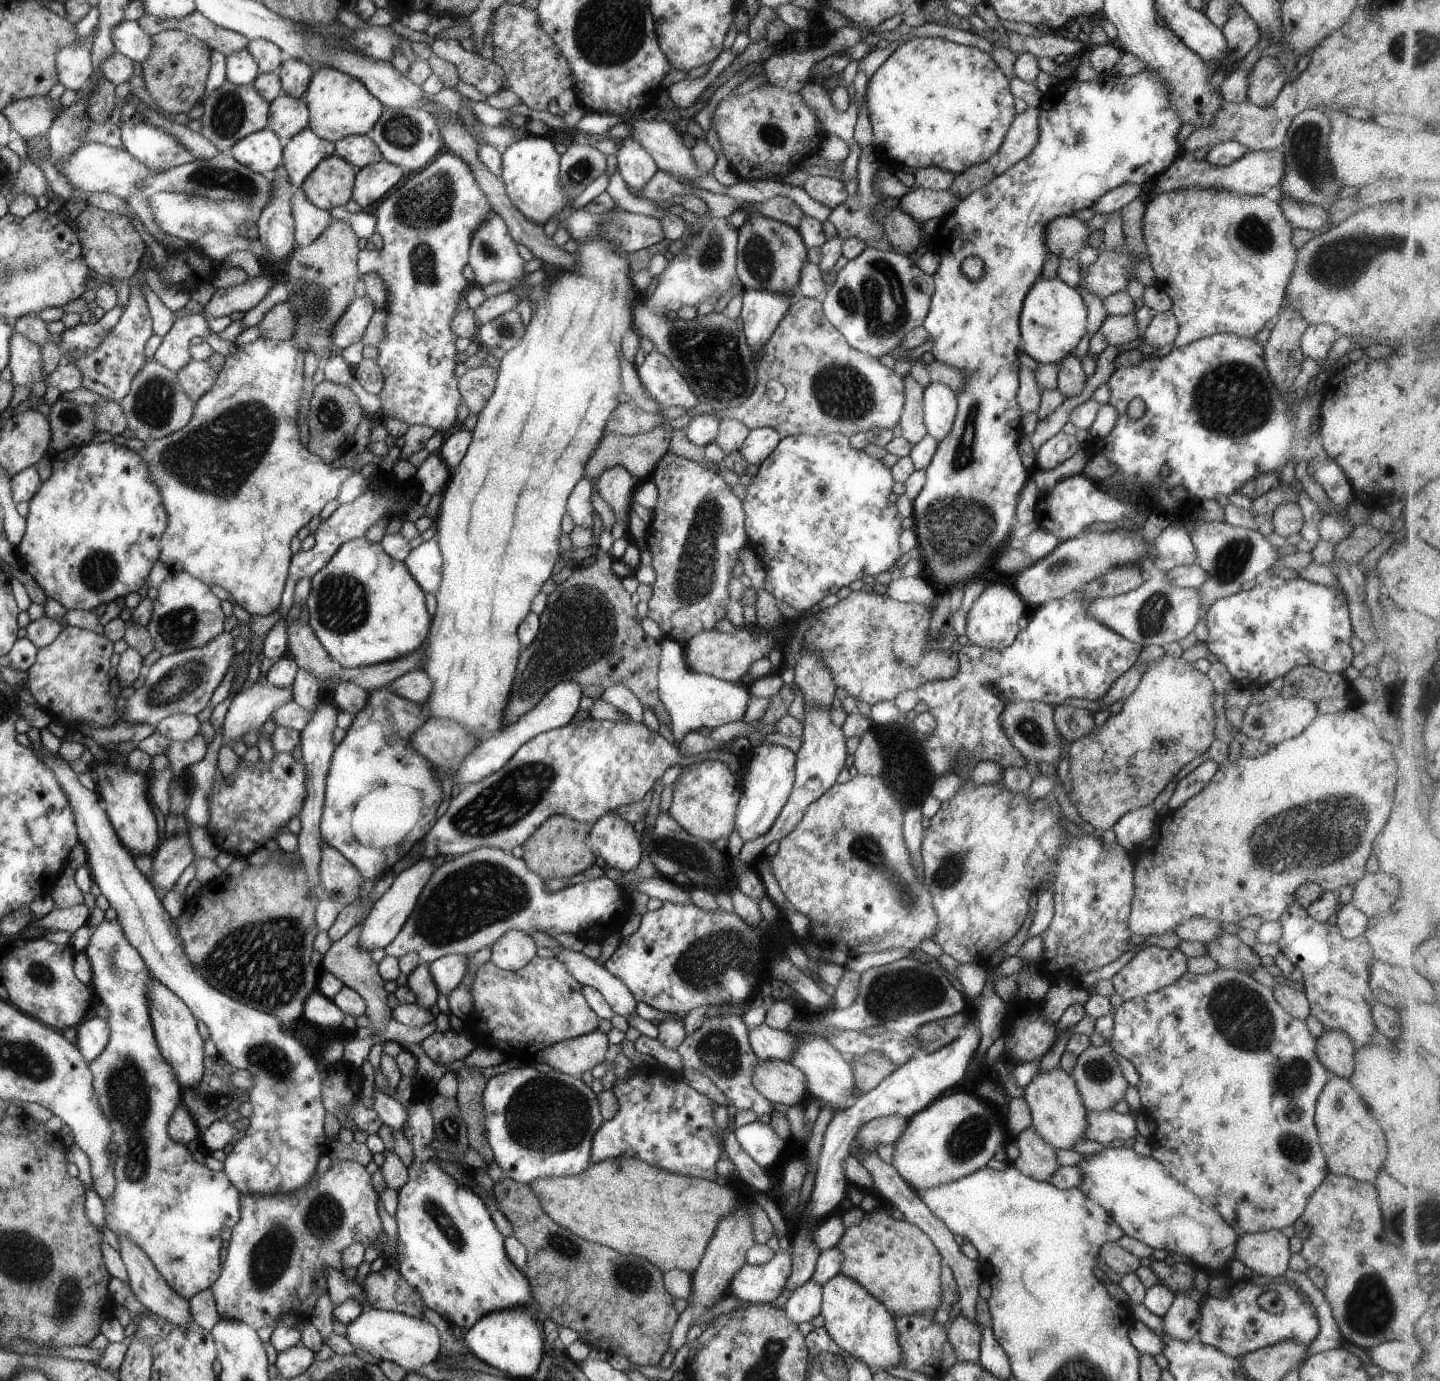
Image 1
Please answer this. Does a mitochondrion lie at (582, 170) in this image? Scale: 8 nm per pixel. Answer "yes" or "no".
yes

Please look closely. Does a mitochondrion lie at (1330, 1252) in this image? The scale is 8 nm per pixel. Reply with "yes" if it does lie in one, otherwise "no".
no

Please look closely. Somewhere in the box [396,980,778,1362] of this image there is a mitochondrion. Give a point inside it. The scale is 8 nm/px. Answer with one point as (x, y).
(545, 1113)

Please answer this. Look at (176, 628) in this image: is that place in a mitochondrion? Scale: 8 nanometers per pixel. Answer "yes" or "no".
yes

